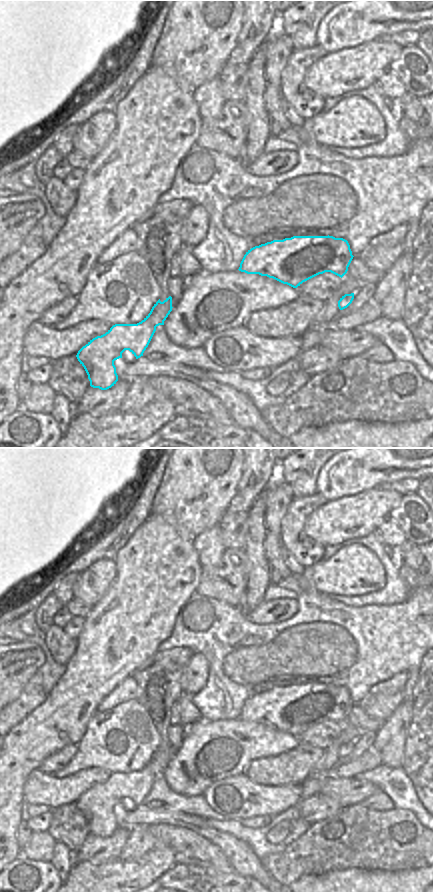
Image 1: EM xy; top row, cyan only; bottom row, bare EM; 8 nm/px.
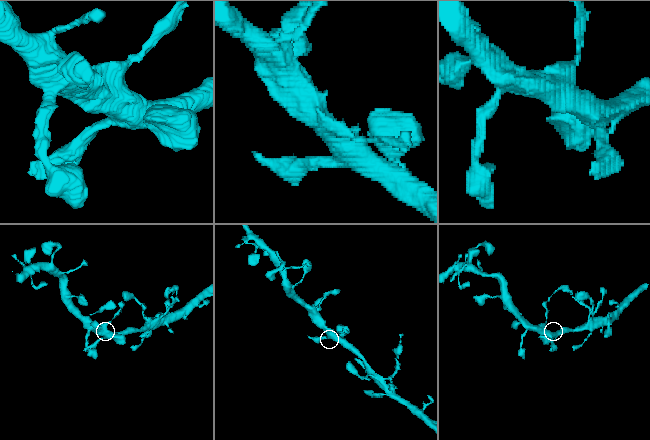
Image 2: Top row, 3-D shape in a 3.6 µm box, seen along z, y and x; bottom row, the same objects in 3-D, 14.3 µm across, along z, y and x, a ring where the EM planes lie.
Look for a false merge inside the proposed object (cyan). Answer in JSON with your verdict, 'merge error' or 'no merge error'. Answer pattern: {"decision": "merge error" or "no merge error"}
{"decision": "no merge error"}

